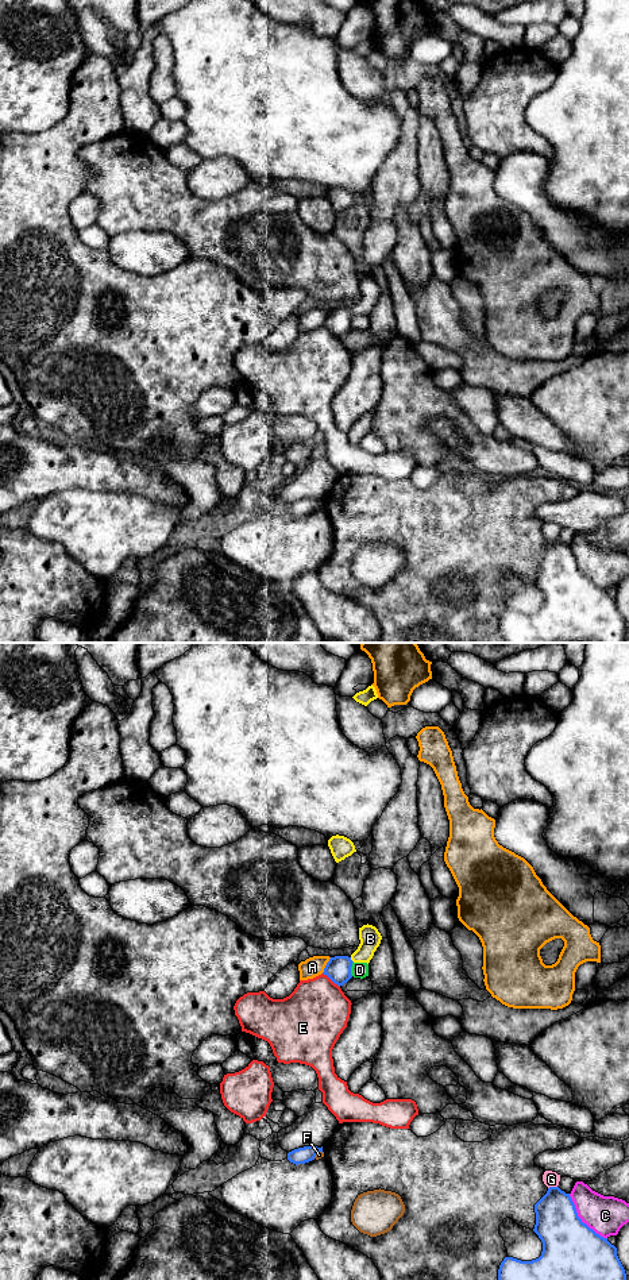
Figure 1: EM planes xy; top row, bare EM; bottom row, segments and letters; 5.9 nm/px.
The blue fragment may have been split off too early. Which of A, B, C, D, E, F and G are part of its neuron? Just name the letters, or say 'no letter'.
B

